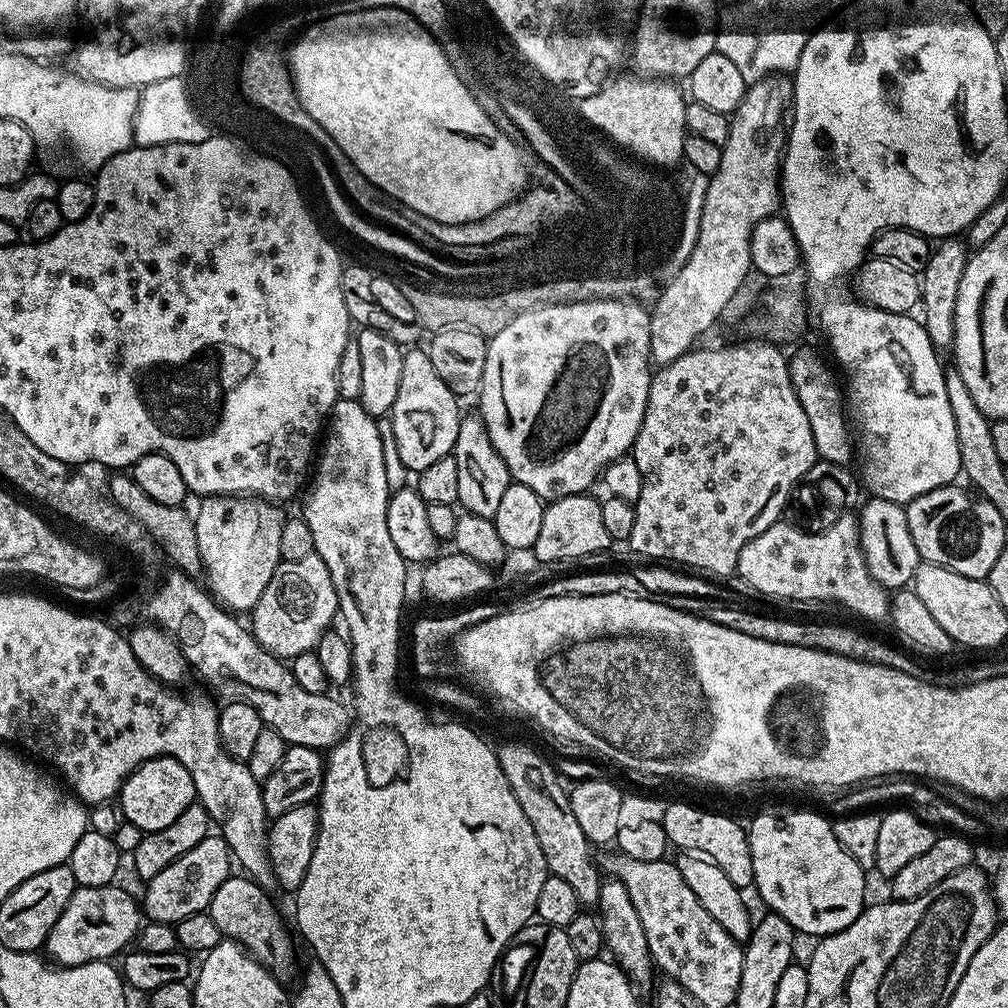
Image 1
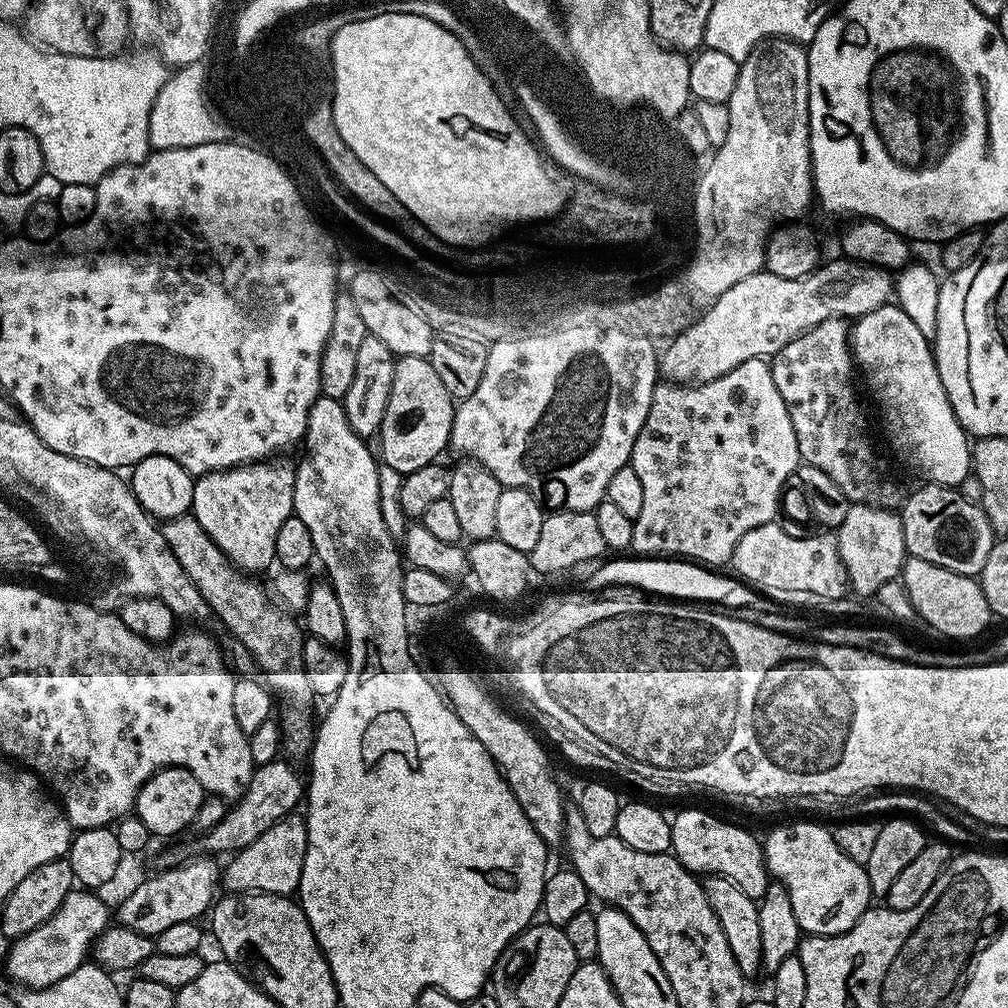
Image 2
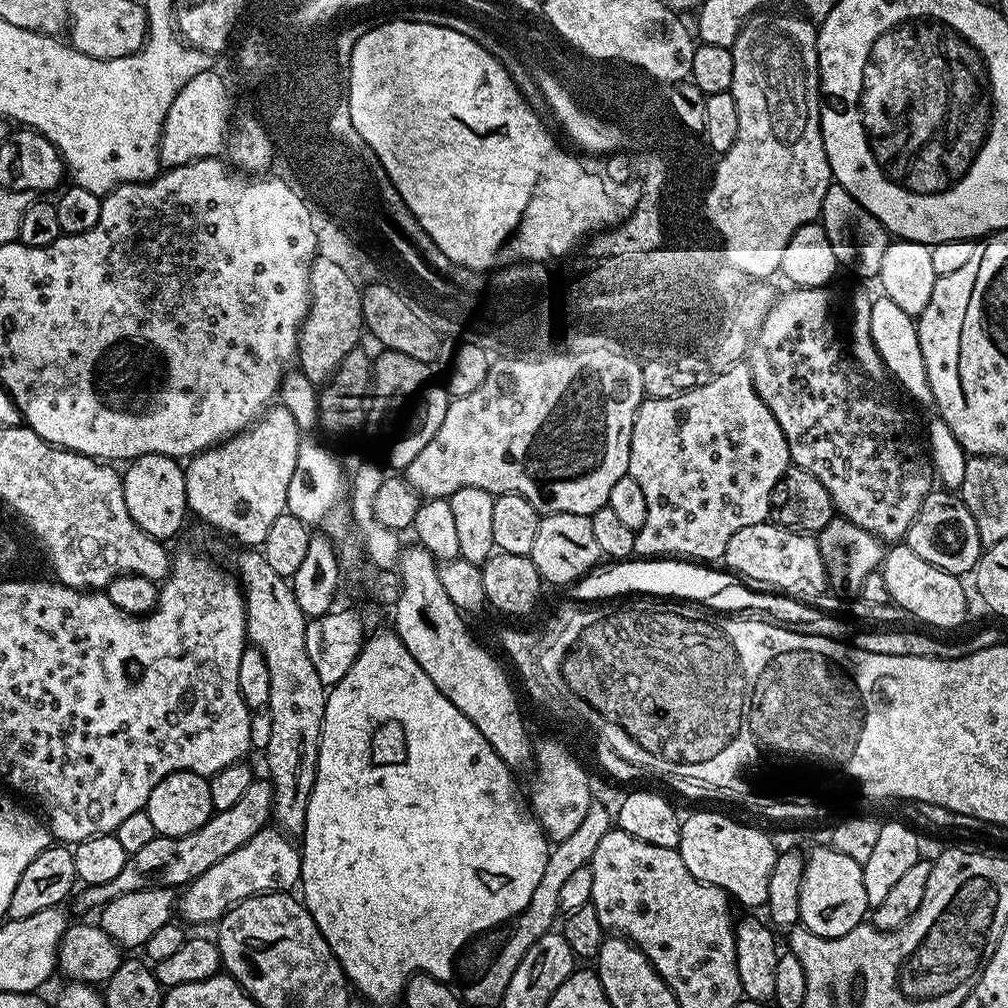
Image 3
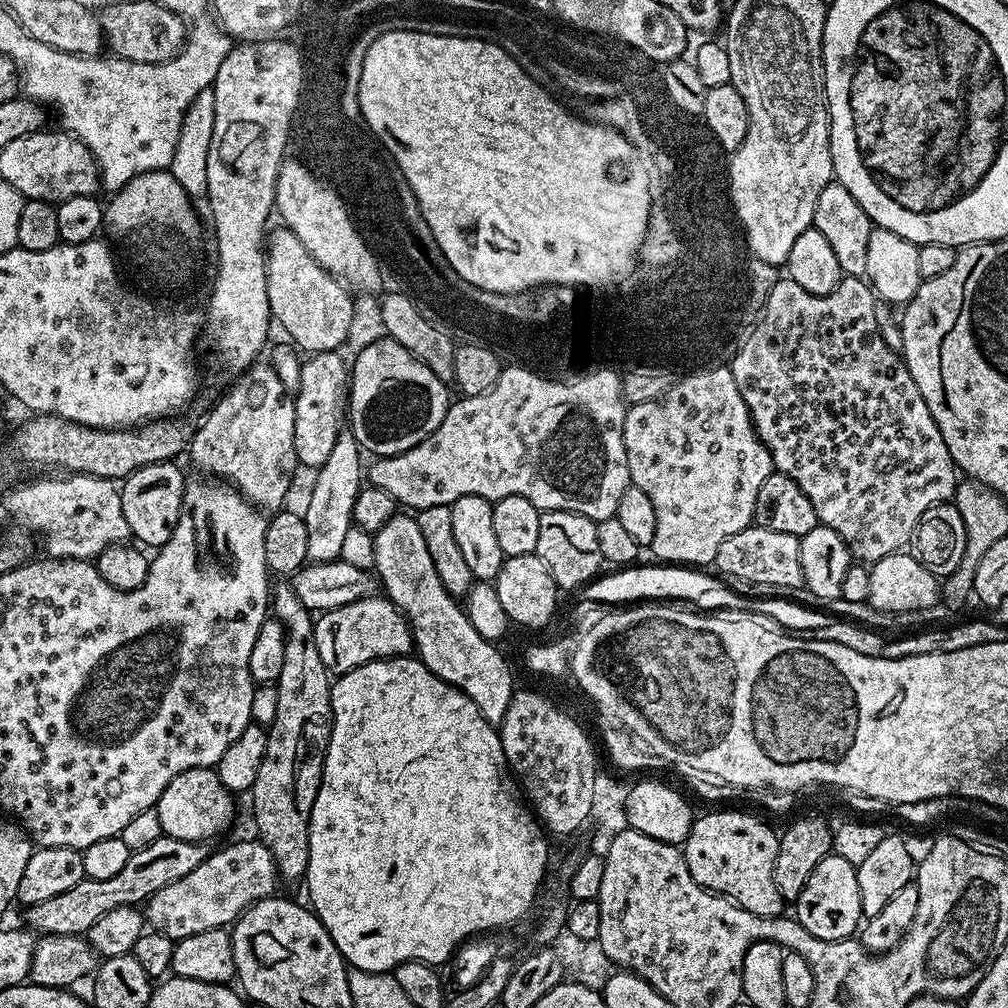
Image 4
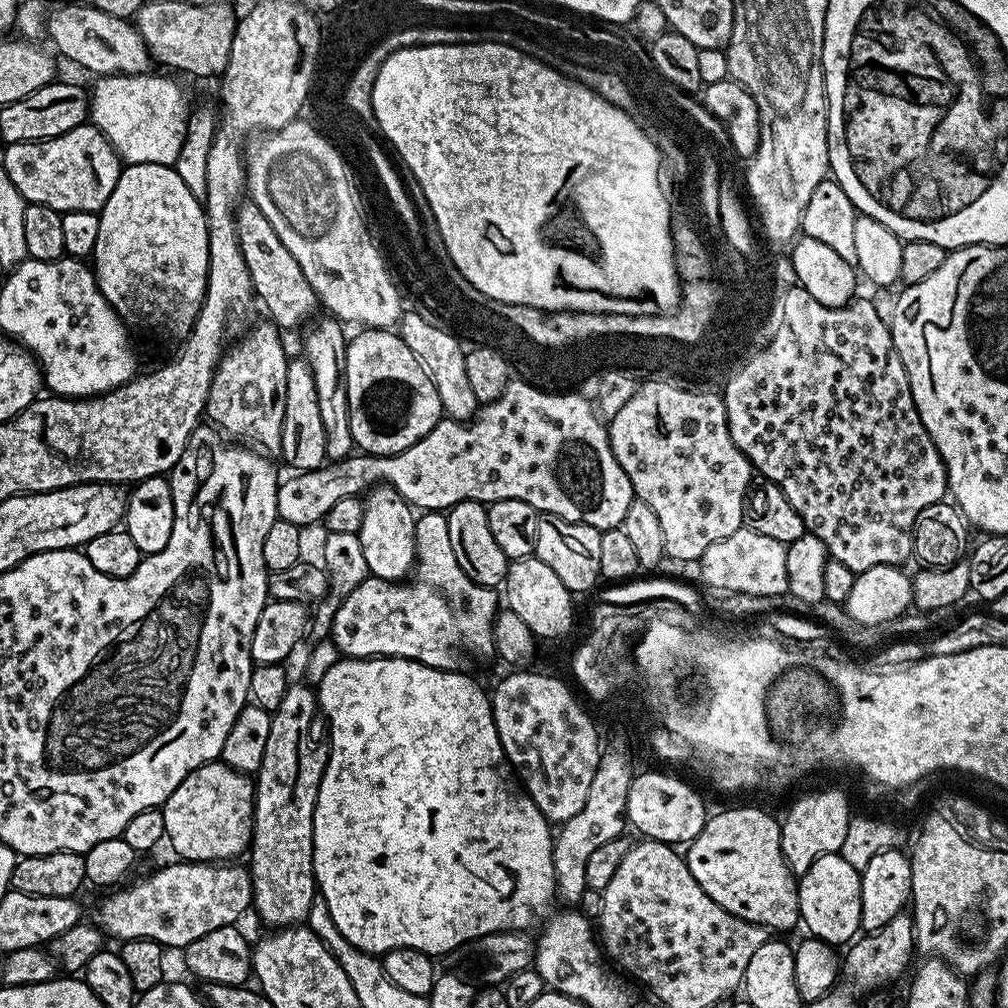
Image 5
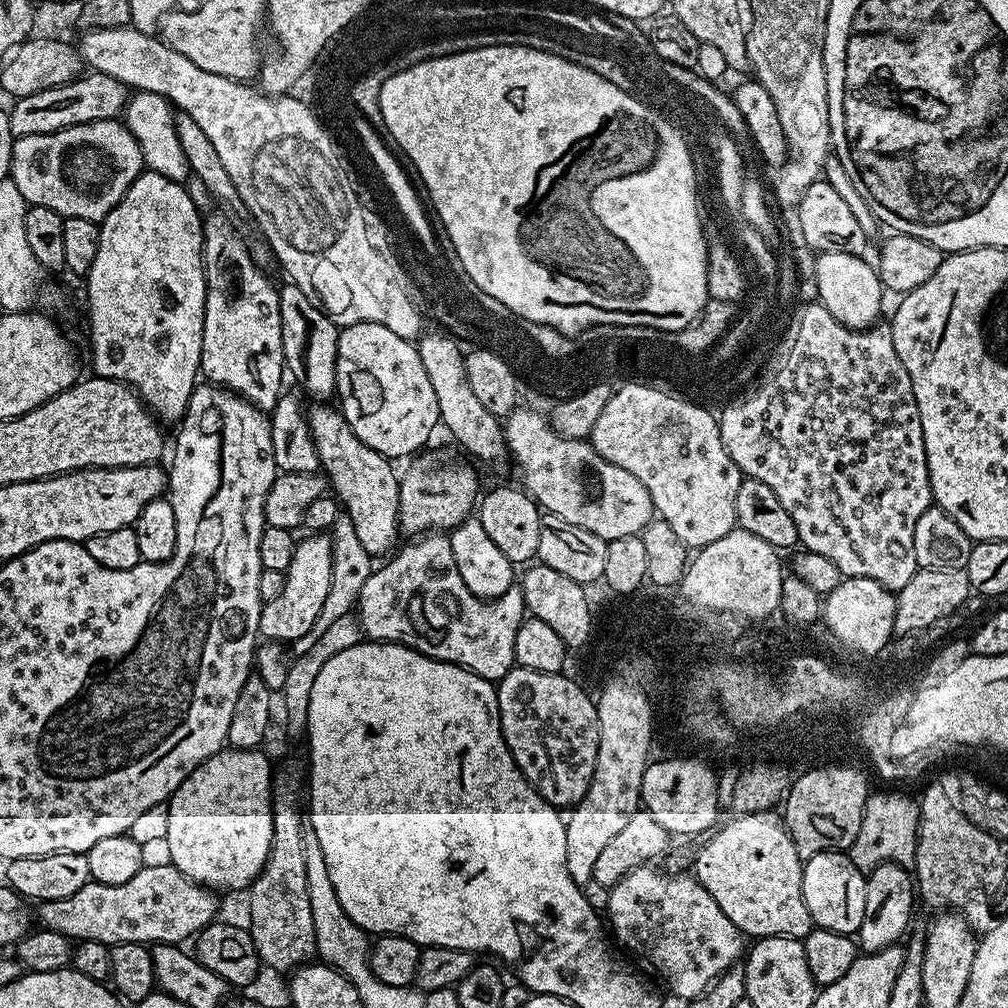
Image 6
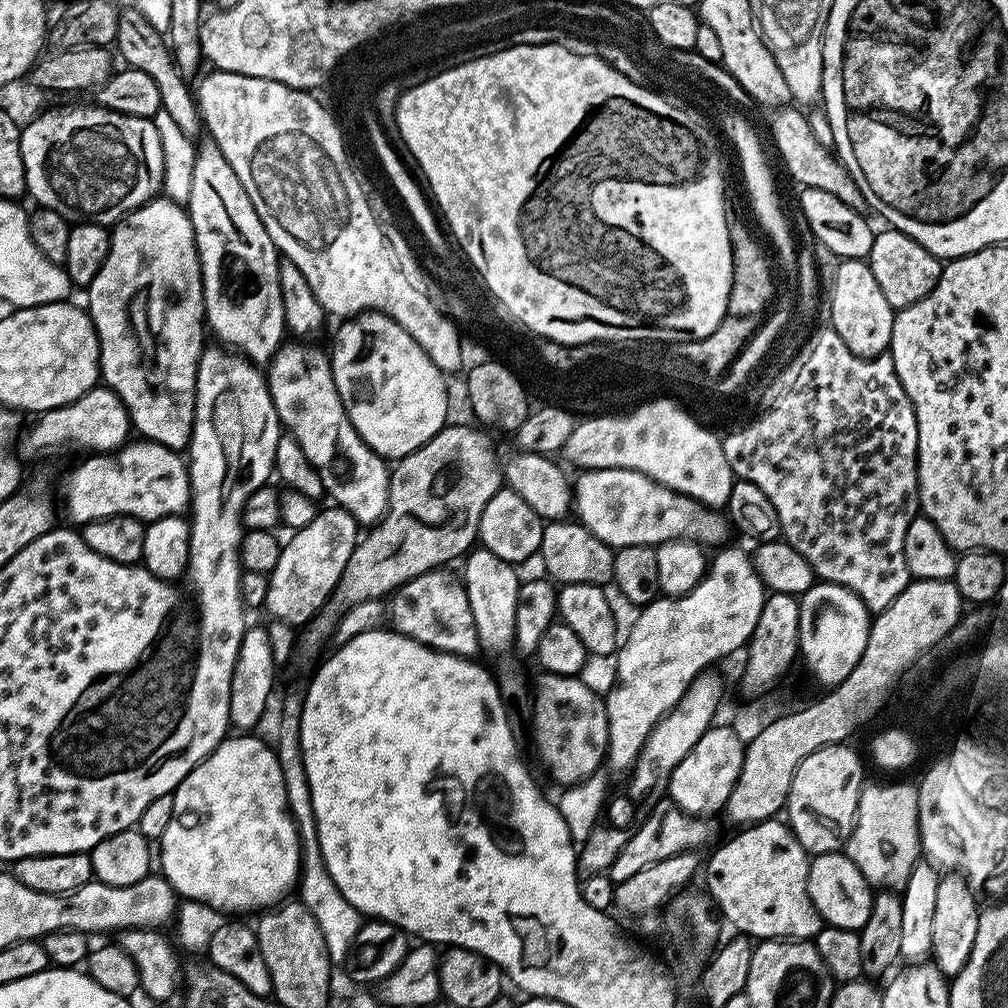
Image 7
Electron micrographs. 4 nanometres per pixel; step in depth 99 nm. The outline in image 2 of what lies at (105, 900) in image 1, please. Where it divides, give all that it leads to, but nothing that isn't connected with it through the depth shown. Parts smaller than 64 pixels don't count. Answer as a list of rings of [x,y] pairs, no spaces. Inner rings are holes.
[[[92,890],[69,892],[62,906],[50,919],[35,927],[29,934],[17,937],[7,958],[6,972],[21,987],[42,989],[62,982],[66,974],[74,974],[89,959],[92,945],[110,924],[110,908],[104,905],[103,895]]]

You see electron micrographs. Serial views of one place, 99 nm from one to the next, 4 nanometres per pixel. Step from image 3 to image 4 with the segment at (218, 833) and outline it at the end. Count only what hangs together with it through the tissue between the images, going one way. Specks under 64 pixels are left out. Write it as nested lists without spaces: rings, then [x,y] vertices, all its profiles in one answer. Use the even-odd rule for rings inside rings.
[[[160,836],[150,846],[142,846],[142,850],[133,852],[131,858],[114,874],[114,878],[85,878],[78,886],[70,886],[70,890],[62,890],[62,894],[54,894],[54,898],[46,898],[46,902],[27,905],[27,927],[40,936],[66,934],[67,936],[84,936],[102,914],[109,910],[118,910],[118,906],[143,905],[162,886],[170,886],[170,882],[178,882],[178,878],[186,878],[190,870],[202,866],[209,856],[209,845],[195,840],[183,840],[173,836]]]

